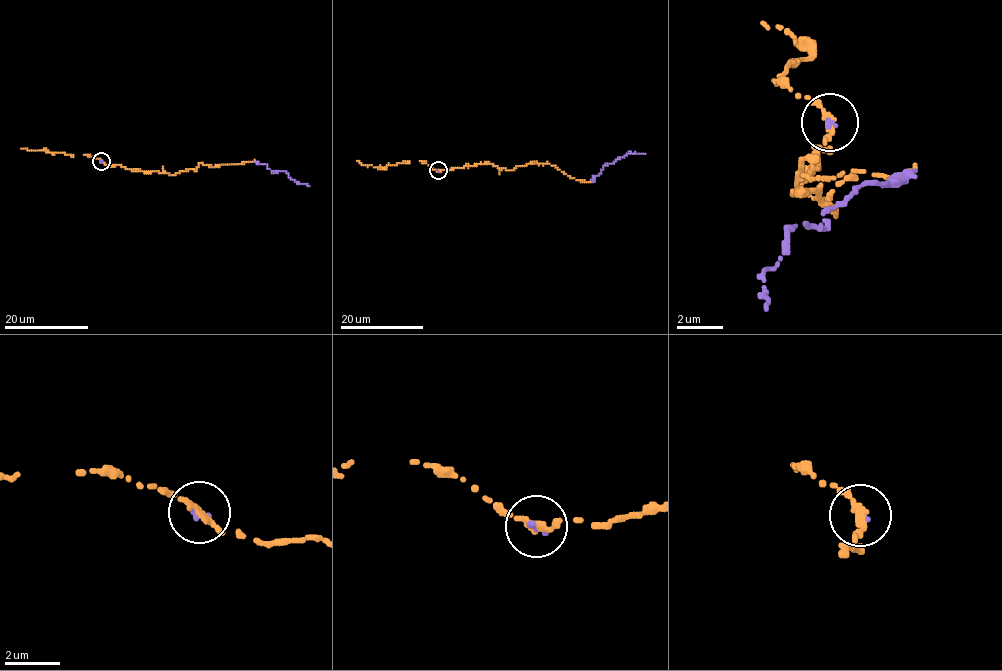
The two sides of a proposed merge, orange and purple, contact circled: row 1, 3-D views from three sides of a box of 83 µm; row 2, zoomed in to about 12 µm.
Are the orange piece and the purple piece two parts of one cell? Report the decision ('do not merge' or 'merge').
merge

